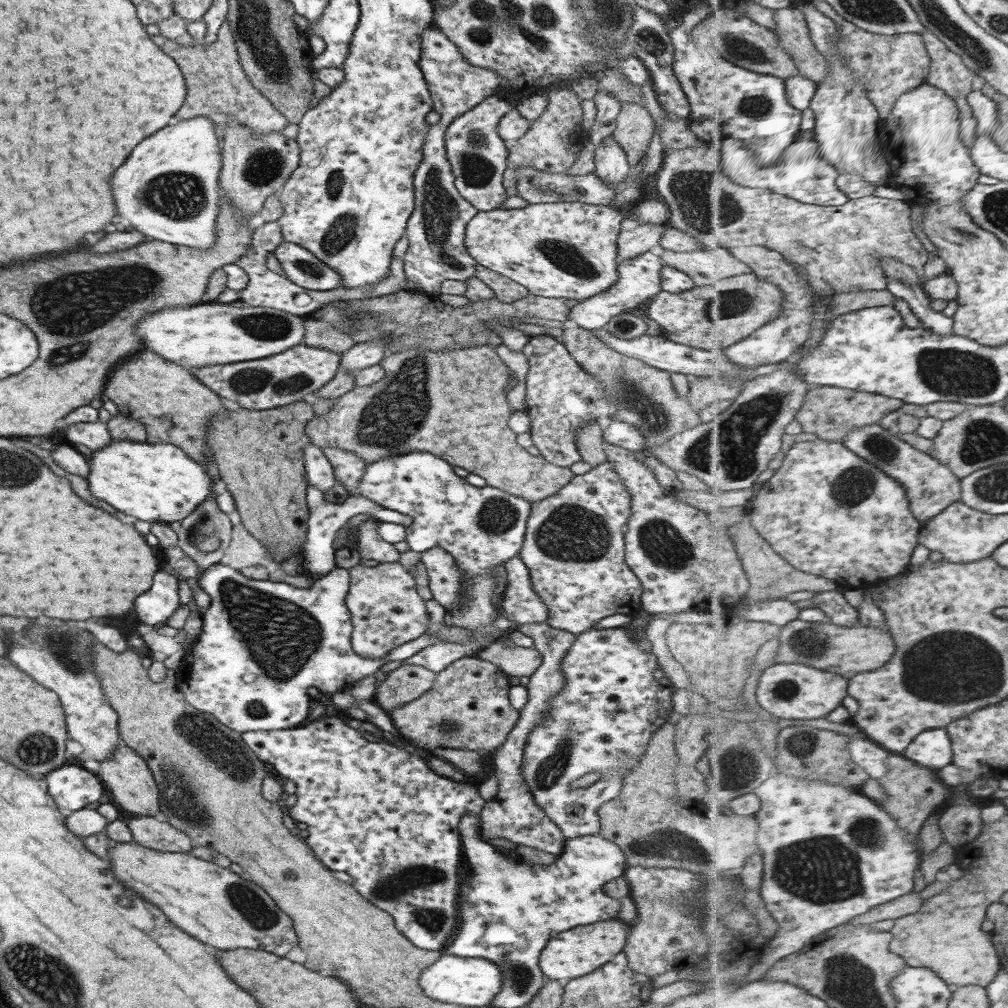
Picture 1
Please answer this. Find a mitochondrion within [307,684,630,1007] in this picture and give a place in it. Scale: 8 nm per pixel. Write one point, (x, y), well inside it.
(431, 920)

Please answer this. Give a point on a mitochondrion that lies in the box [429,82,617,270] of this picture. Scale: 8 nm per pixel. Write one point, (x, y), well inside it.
(477, 169)

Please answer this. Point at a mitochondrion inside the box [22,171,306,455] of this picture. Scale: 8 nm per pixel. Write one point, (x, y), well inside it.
(93, 291)

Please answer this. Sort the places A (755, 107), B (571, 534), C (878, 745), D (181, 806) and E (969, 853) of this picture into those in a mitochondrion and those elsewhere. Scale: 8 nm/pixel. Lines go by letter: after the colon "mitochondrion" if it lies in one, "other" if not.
A: mitochondrion
B: mitochondrion
C: other
D: mitochondrion
E: other

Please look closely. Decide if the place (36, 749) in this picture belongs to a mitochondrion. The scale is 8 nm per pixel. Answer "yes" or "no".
yes

